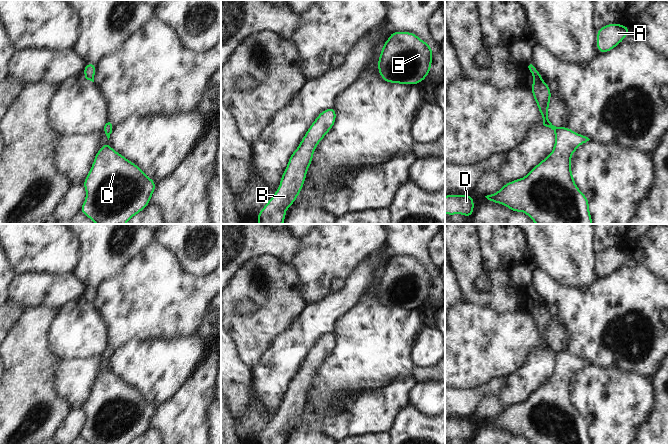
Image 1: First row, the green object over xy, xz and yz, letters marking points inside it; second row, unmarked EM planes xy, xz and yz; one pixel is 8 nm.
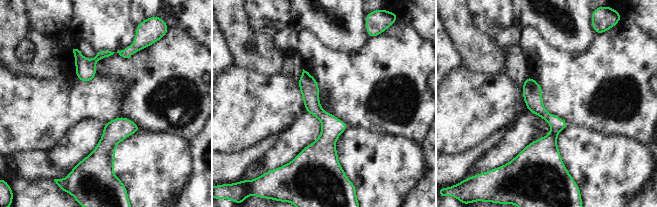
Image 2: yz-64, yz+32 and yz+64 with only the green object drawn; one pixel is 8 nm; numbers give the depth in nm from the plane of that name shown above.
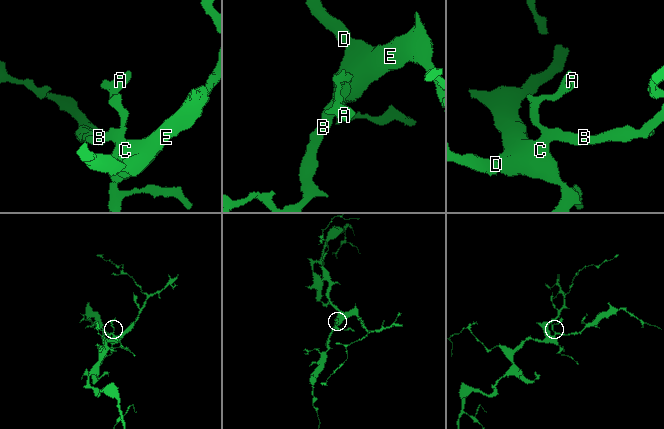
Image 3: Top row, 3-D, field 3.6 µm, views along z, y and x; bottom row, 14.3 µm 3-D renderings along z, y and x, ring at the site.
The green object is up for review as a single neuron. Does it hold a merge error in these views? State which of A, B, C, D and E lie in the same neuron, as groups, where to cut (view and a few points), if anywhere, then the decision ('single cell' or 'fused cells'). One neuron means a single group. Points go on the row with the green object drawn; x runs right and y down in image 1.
groups A B C D E; cut none; single cell

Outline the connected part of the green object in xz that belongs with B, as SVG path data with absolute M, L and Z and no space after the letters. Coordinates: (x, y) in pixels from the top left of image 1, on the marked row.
M334 107L323 110L310 125L297 149L291 154L278 190L257 213L258 224L283 224L286 210L296 201L303 189L313 153L319 142L326 136L336 122Z

